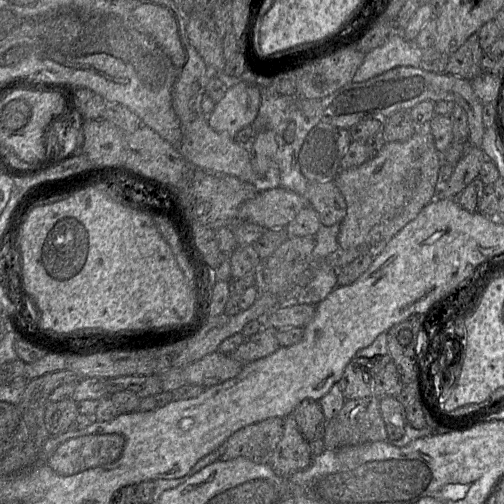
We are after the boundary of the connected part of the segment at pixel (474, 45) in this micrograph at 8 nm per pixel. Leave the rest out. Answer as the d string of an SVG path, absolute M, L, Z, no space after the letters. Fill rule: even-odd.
M473 33L465 43L448 57L446 73L472 80L481 71L483 49L480 46L478 33Z

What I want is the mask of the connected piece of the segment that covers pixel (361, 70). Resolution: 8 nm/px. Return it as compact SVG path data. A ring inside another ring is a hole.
M401 31L394 32L381 46L365 54L352 82L366 81L400 66L419 67L423 50L407 40Z

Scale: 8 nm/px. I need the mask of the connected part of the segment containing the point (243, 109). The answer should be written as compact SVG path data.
M240 82L227 88L224 97L216 103L207 120L214 130L234 137L242 128L256 120L260 105L259 86Z

